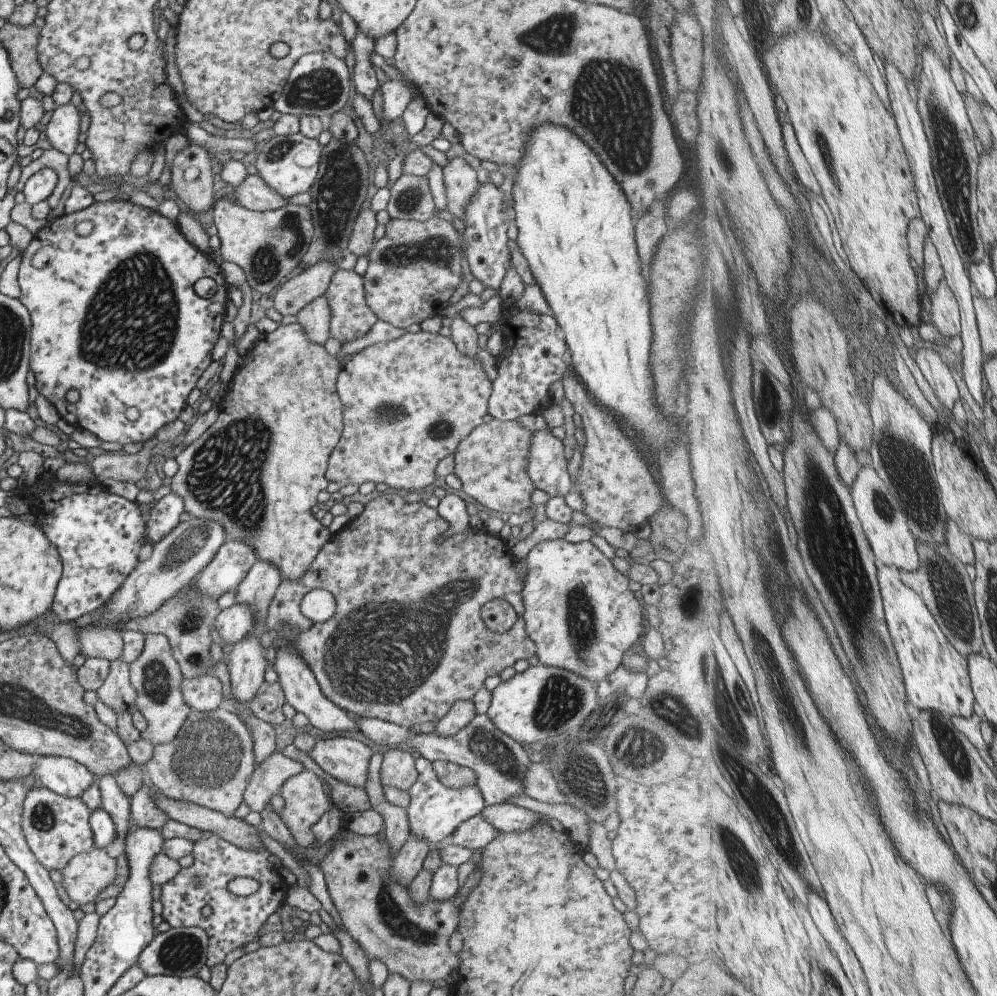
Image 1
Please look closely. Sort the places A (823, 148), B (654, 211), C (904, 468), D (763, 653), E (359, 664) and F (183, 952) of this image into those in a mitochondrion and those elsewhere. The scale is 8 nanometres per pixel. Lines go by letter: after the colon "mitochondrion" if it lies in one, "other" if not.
A: mitochondrion
B: other
C: mitochondrion
D: mitochondrion
E: mitochondrion
F: mitochondrion

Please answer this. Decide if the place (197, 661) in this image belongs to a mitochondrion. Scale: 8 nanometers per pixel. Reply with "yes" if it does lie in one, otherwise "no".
yes

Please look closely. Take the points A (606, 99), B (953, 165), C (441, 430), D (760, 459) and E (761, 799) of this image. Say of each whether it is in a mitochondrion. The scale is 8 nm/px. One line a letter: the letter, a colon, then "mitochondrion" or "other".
A: mitochondrion
B: mitochondrion
C: mitochondrion
D: other
E: mitochondrion

